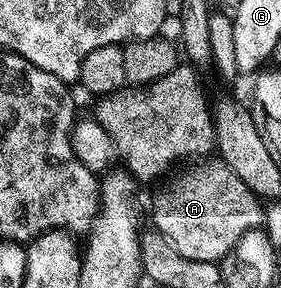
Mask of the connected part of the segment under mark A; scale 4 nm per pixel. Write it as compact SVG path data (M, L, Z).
M211 159L191 163L196 165L181 170L156 195L151 205L151 217L155 220L154 228L185 259L219 263L234 250L245 231L264 224L265 209L259 206L260 198L234 174L226 162L207 160Z

